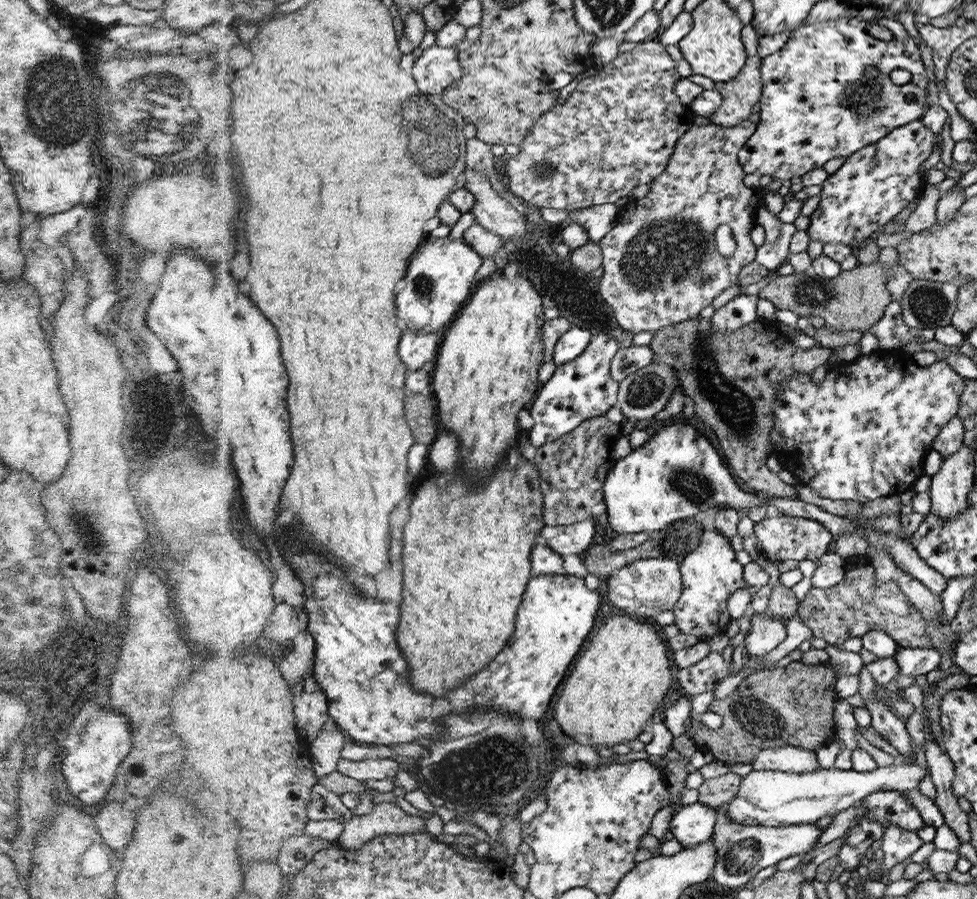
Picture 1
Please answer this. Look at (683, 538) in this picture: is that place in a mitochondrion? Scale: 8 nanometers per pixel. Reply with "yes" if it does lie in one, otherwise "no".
yes

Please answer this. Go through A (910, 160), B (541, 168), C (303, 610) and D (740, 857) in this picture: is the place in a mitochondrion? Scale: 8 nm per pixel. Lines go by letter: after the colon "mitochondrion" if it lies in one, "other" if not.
A: other
B: mitochondrion
C: other
D: mitochondrion

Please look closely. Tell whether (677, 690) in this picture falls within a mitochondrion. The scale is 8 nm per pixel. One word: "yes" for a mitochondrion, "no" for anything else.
no

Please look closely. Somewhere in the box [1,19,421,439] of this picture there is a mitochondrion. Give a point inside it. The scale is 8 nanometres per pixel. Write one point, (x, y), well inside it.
(55, 102)

